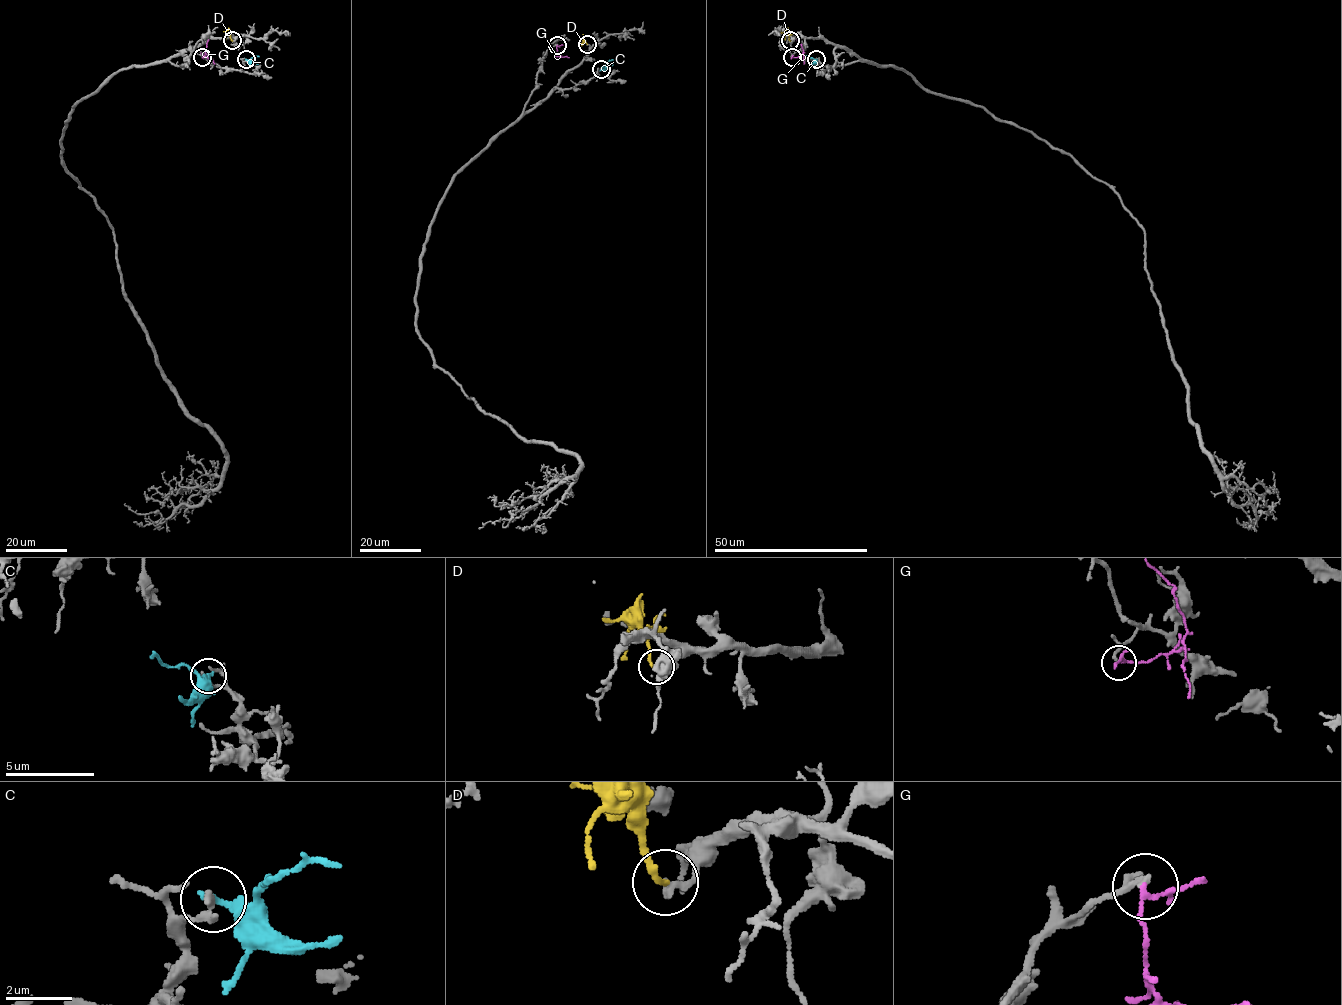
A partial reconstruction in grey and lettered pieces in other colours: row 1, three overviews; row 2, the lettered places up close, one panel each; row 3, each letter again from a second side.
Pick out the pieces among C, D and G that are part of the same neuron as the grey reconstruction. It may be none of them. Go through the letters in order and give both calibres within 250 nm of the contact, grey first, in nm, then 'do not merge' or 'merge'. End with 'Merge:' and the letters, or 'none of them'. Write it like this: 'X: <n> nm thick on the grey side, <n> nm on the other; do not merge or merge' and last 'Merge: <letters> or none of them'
C: 260 nm thick on the grey side, 280 nm on the other; do not merge
D: 240 nm thick on the grey side, 180 nm on the other; merge
G: 150 nm thick on the grey side, 100 nm on the other; do not merge
Merge: D

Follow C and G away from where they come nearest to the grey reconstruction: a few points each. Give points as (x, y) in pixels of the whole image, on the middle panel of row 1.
C: (601, 69), (613, 59)
G: (557, 45), (560, 57), (563, 50)

